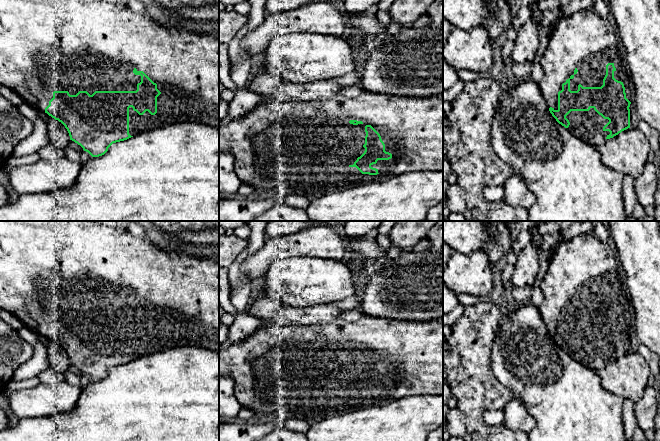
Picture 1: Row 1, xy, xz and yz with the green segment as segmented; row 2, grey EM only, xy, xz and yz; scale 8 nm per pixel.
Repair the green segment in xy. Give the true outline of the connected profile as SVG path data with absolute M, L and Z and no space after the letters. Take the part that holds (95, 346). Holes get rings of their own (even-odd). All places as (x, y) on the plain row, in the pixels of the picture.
M0 221L0 311L15 315L24 326L61 346L70 364L92 381L104 379L116 366L173 347L196 346L219 352L219 262L175 250L163 250L148 238L131 235L98 221Z

